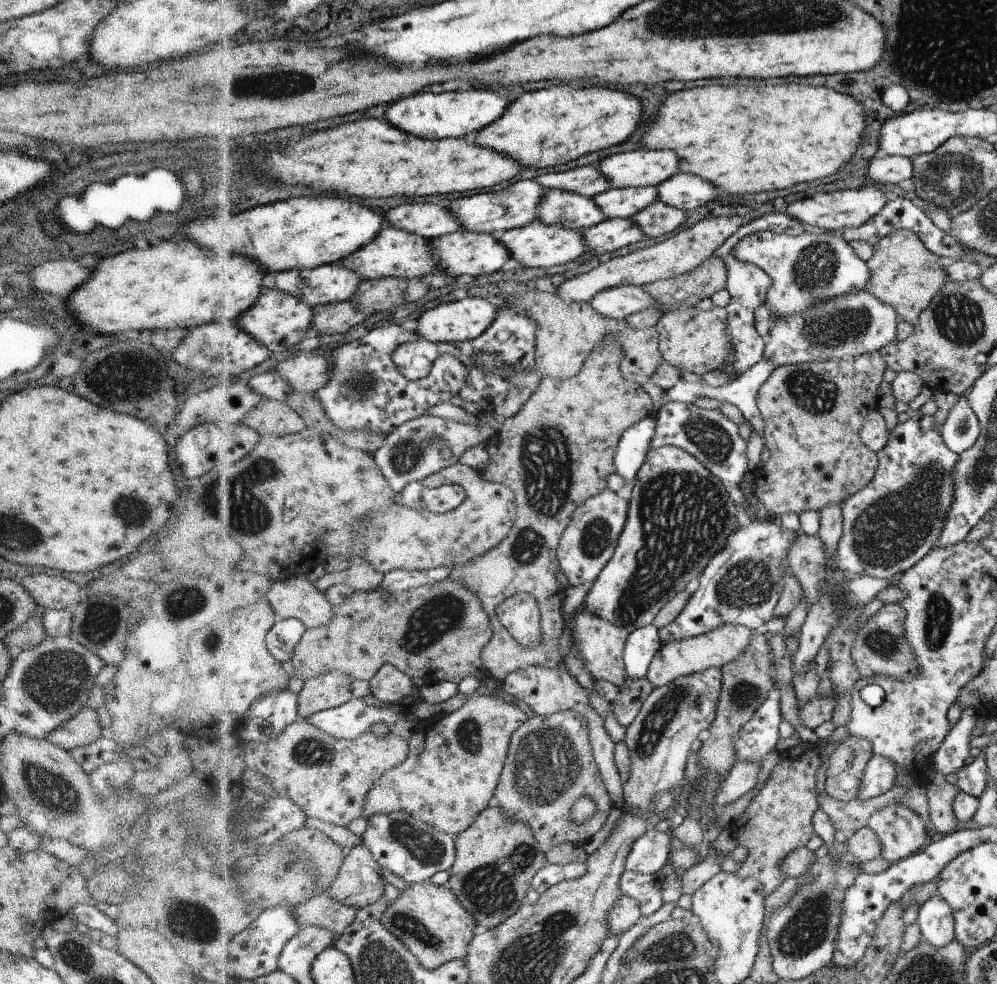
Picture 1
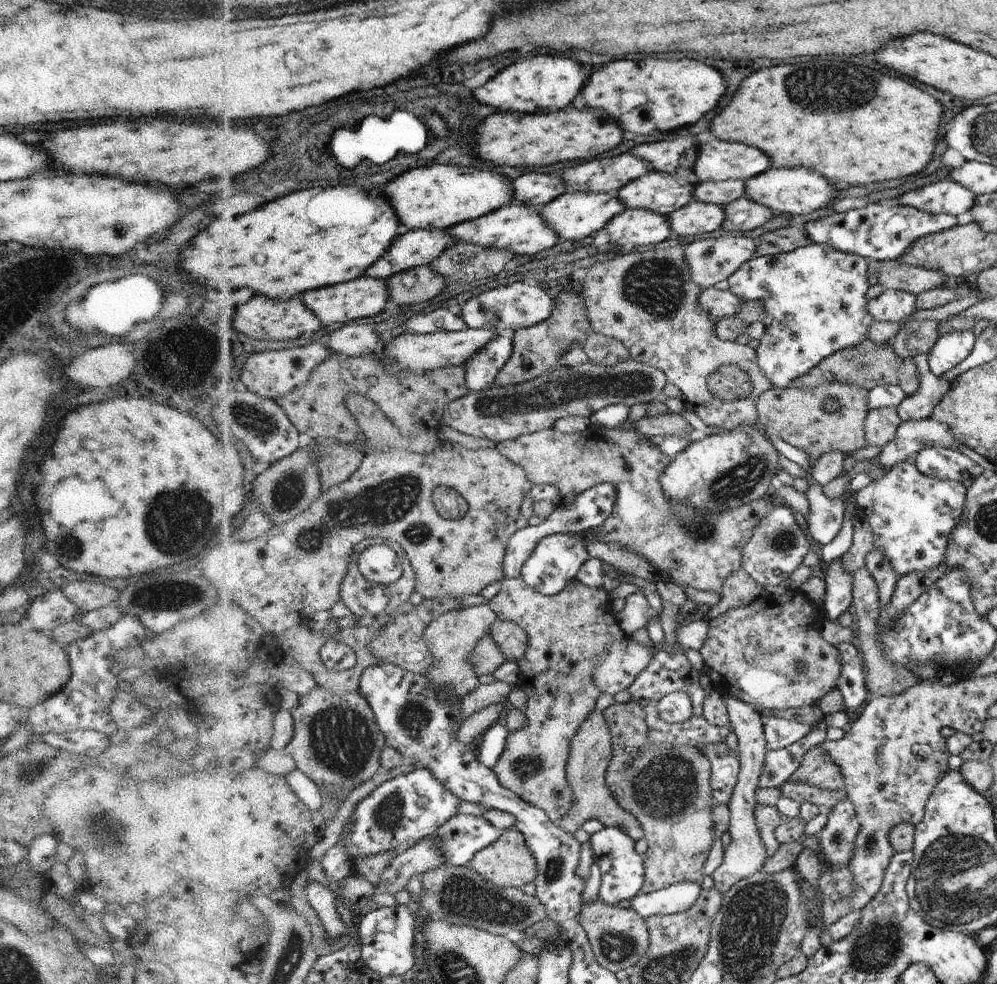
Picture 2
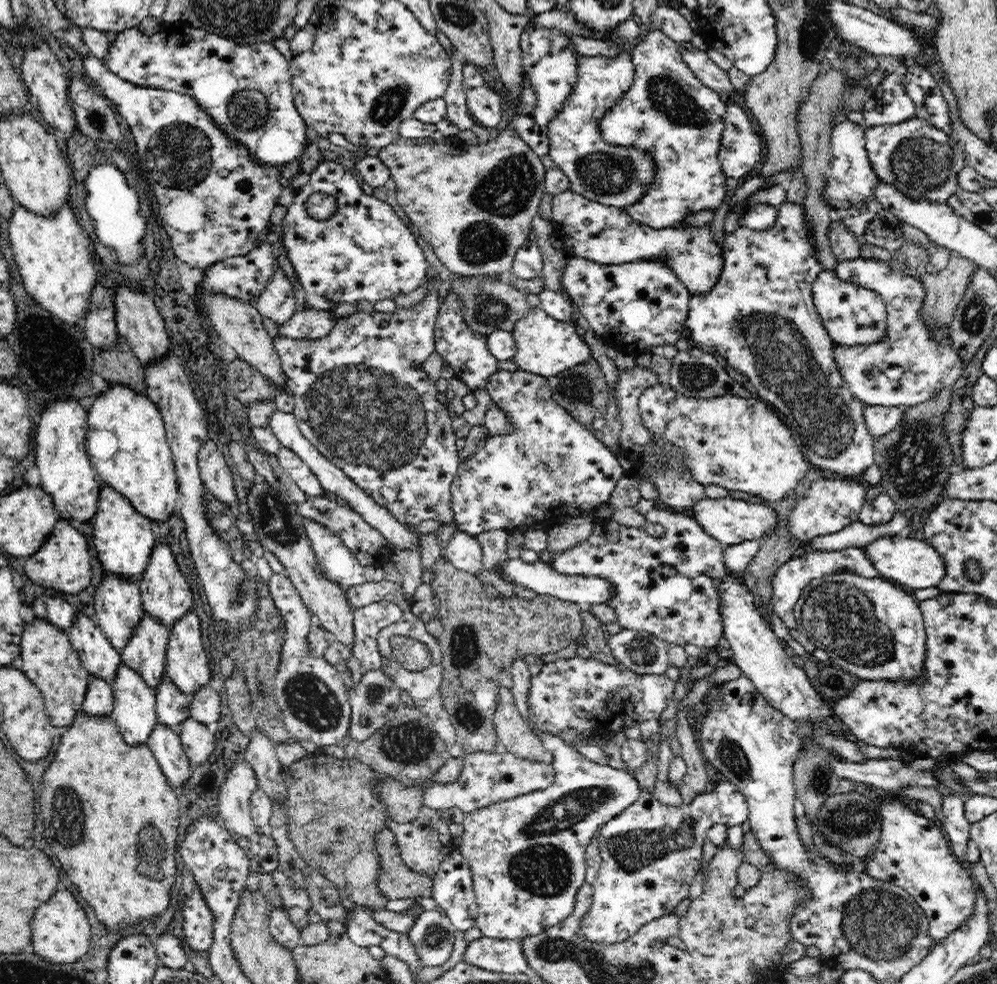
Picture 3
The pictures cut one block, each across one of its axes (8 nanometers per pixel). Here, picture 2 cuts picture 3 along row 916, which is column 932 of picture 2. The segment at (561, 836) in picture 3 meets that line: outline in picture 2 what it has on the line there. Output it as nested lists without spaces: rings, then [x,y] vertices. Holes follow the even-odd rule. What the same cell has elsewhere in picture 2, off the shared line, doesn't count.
[[[903,461],[865,486],[855,503],[872,527],[873,549],[879,548],[901,577],[943,564],[951,534],[963,518],[966,496],[967,488],[960,481],[926,476],[915,464]]]

